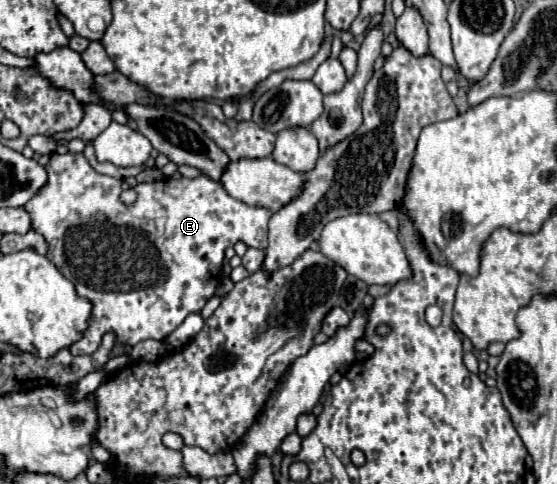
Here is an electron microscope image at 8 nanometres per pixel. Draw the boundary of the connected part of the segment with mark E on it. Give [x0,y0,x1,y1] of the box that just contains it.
[24,153,272,355]

